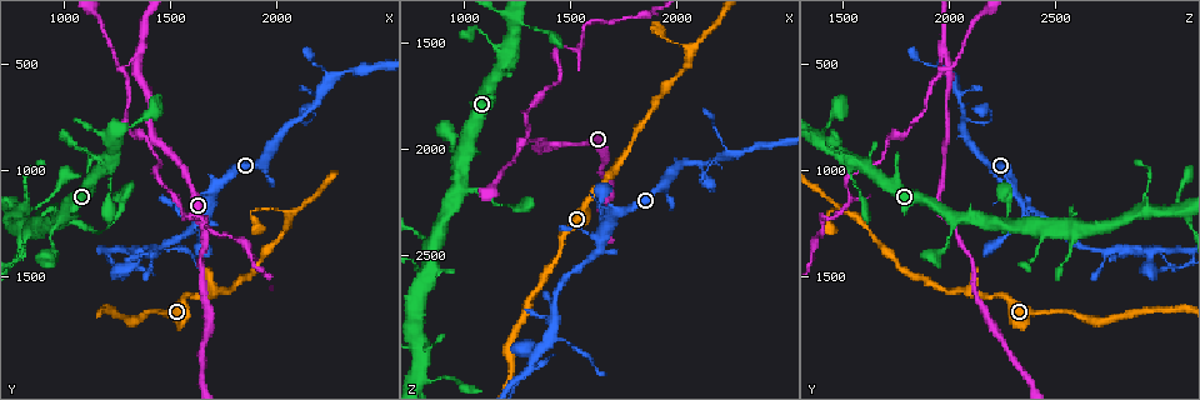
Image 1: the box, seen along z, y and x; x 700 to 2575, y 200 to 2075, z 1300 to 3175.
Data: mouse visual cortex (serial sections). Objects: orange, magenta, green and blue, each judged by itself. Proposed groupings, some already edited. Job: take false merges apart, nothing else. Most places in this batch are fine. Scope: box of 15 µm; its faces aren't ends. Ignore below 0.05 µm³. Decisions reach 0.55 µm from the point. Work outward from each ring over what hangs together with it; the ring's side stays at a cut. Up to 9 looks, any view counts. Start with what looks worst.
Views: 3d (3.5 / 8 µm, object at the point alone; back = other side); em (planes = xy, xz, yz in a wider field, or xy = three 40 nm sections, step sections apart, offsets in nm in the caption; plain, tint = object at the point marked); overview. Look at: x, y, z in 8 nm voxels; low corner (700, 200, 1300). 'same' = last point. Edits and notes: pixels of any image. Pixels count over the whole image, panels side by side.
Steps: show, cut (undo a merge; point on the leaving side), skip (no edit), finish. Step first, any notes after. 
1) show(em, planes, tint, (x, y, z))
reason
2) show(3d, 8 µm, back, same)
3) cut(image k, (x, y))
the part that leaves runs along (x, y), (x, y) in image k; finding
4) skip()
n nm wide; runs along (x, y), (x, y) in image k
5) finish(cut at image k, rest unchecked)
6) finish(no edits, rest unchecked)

show(3d, 3.5 µm, (1270, 540, 1980))
branch point

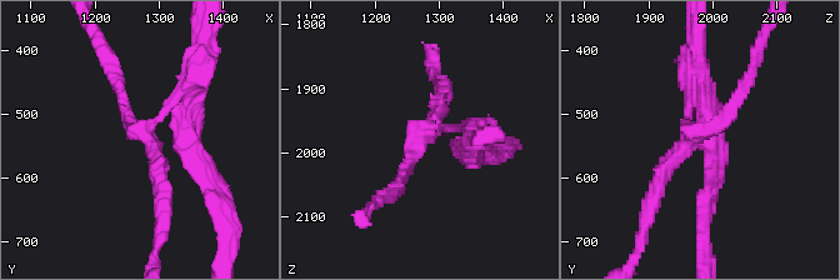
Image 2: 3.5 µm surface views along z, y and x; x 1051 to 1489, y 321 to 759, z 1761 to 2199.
show(em, planes, tint, (1280, 525, 1970))
3 arms; arms of 200, 200, 250 nm; need the tissue

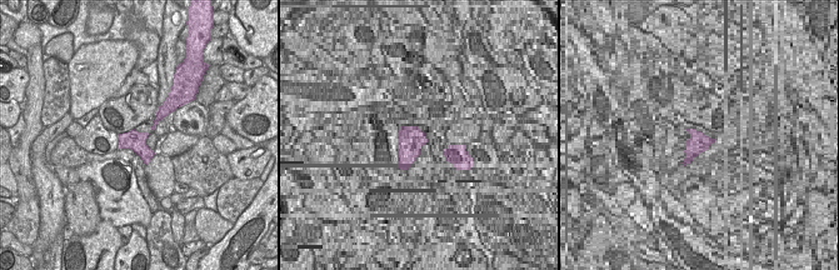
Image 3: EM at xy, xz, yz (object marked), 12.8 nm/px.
show(em, xy, step 5, tint, same)
another direction

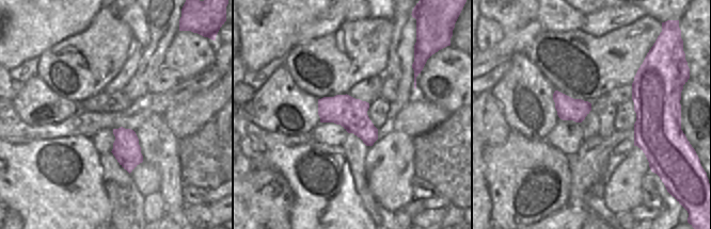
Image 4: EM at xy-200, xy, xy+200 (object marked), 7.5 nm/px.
cut(image 2, (126, 110))
240 nm wide; the part that leaves runs along (153, 124), (160, 228) in image 2; a second cell is stuck on

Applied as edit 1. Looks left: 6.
show(3d, 8 µm, (2050, 1200, 1540))
three-way junction

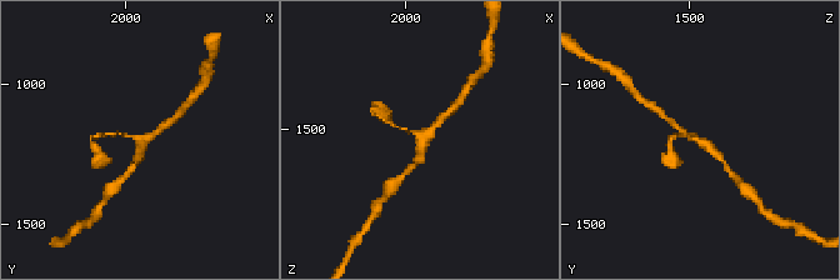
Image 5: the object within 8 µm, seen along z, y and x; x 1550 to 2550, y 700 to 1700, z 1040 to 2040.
show(3d, 3.5 µm, (2060, 1210, 1550))
closer look

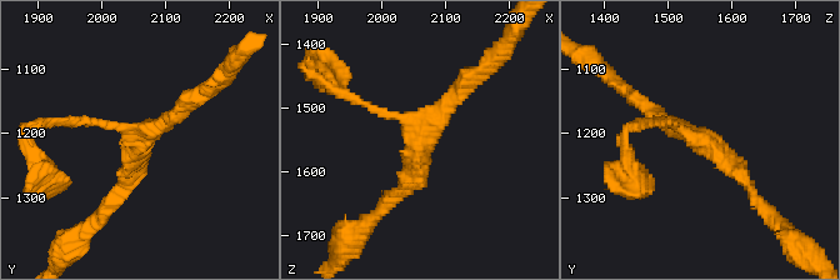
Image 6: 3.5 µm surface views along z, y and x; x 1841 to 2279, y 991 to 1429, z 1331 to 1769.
show(em, xy, step 5, tint, (2060, 1210, 1545))
3 arms; arms of 100, 200, 200 nm

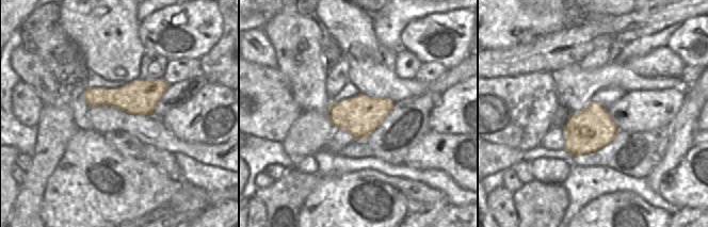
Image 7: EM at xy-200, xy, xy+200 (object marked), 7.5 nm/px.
skip()
runs along (753, 194), (710, 144), (640, 101) in image 6; one cell here

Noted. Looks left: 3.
show(3d, 3.5 µm, (2100, 760, 2060))
side arm on a straight run

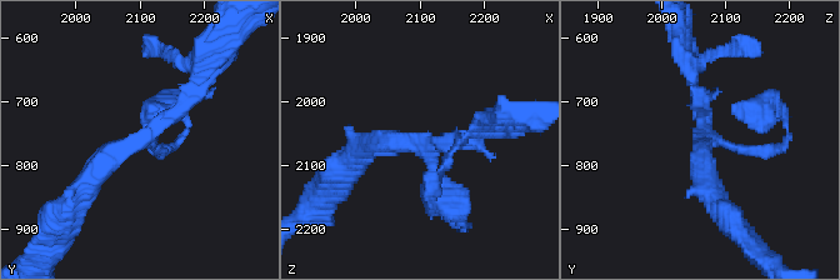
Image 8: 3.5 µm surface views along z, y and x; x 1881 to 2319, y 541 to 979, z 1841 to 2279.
show(em, xy, step 5, plain, (2105, 765, 2065))

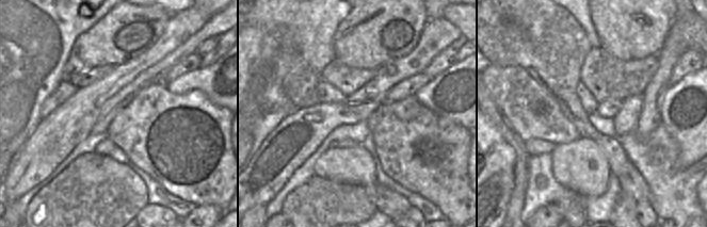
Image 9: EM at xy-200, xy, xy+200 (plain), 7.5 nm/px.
show(em, xy, step 5, tint, same)

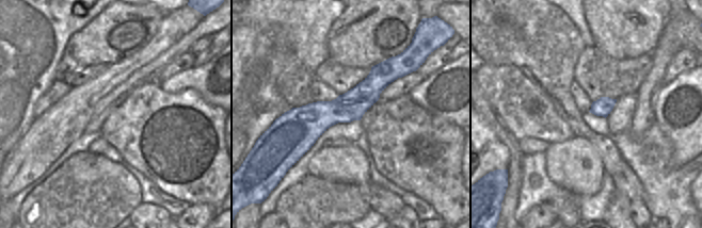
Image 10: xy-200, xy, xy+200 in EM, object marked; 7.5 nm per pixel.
skip()
arms of 150, 200, 300 nm; runs along (408, 69), (345, 109), (281, 119) in image 10; one cell here

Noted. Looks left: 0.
finish(cut at image 2, rest unchecked)

